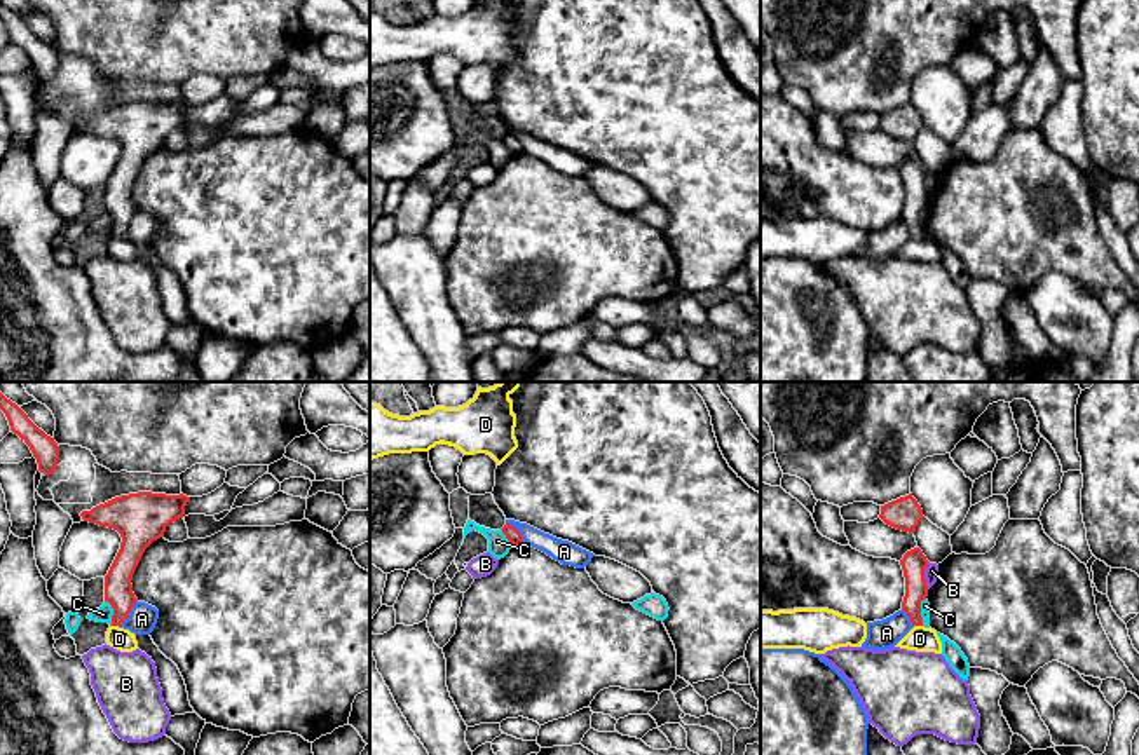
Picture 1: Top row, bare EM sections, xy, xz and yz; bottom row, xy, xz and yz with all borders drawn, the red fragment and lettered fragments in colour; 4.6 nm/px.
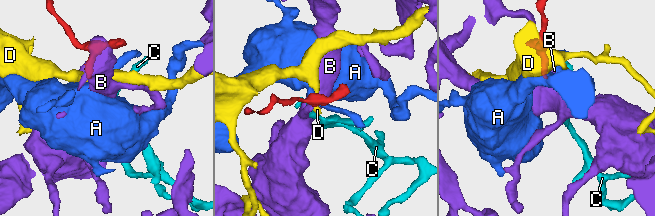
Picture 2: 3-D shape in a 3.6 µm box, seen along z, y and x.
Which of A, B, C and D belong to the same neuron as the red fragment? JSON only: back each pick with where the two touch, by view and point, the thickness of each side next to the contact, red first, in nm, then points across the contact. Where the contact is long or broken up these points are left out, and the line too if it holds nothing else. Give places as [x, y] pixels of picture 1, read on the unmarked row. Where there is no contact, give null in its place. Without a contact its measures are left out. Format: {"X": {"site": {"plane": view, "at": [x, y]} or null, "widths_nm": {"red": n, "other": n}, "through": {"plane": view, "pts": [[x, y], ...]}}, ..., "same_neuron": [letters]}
{"same_neuron": []}

